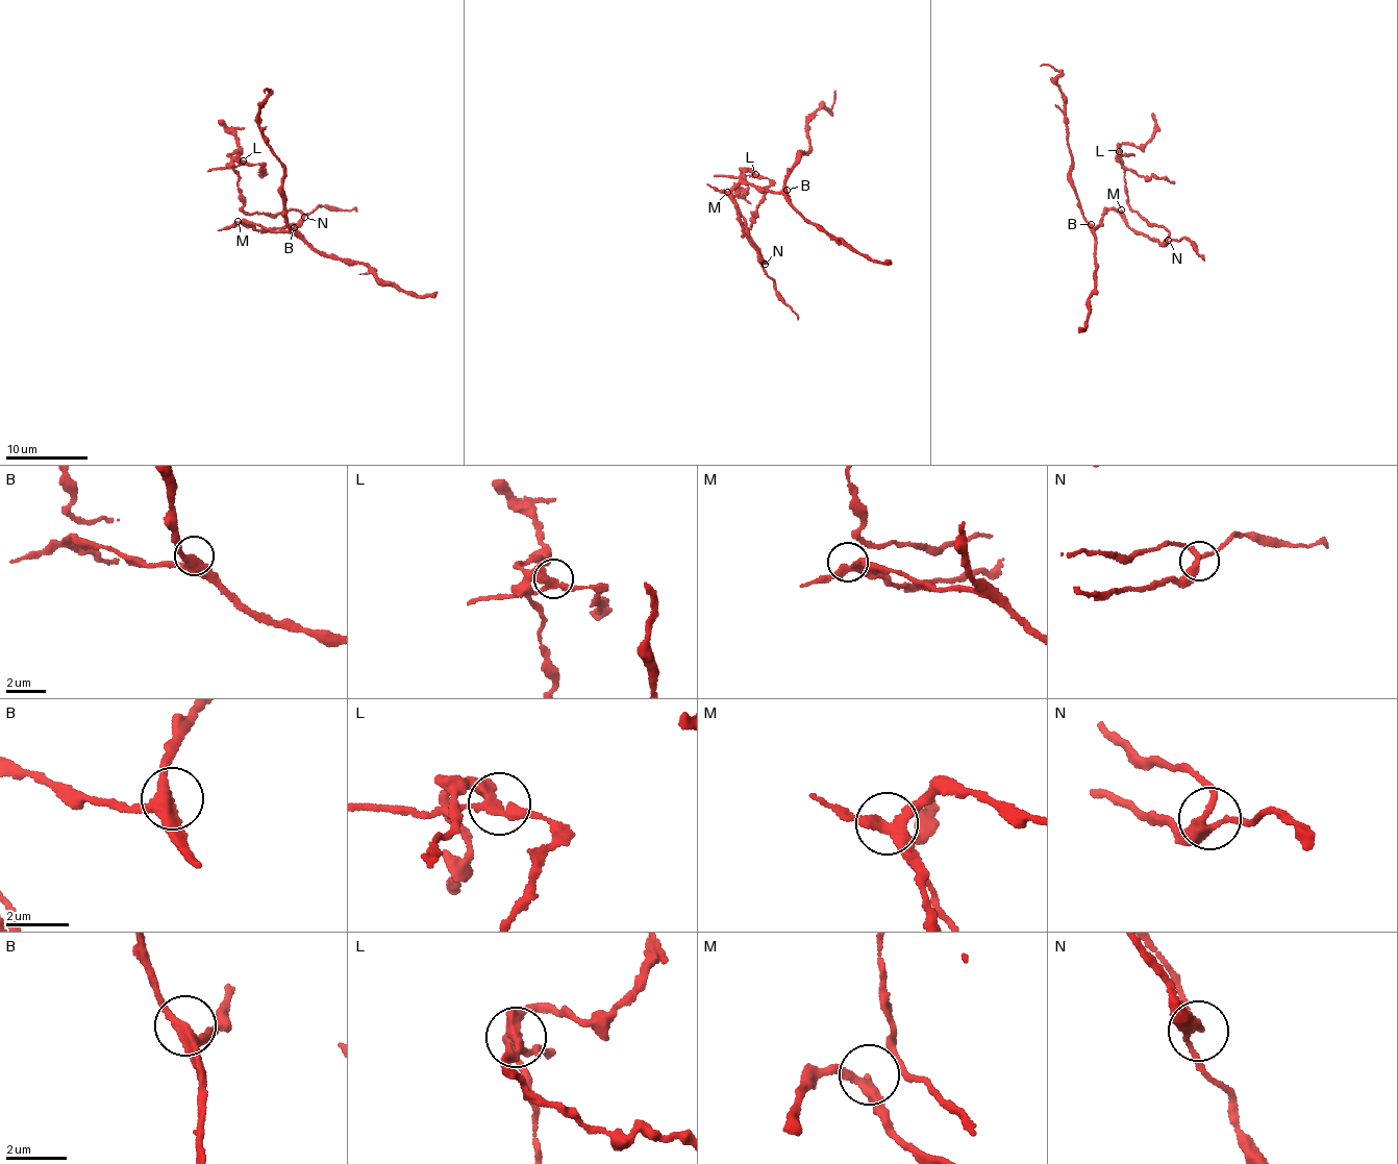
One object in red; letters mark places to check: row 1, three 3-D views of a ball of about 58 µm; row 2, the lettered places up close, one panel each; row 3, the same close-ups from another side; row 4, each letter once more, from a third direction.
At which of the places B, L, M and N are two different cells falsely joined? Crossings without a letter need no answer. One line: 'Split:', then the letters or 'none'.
Split: none

